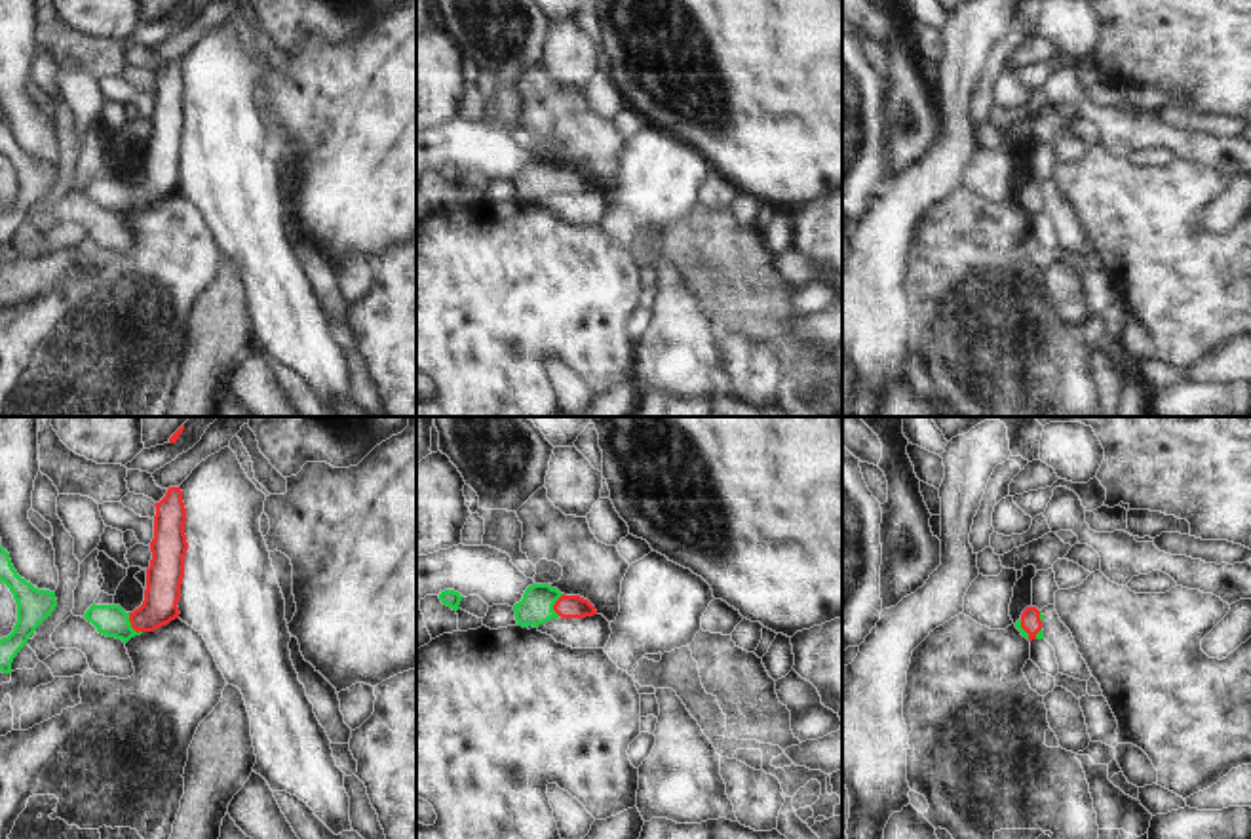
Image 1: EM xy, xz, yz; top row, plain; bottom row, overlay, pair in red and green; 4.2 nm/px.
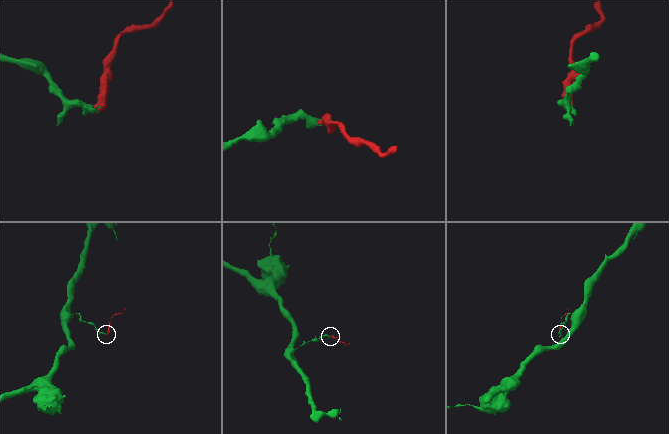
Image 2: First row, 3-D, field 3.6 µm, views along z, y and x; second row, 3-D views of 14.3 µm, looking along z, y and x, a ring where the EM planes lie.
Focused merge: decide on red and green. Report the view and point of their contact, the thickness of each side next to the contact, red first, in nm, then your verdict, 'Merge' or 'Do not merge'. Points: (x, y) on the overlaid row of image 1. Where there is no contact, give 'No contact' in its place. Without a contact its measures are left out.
Touches red at xy (132, 624). Thickness 160 nm (red) against 140 nm. Merge.

